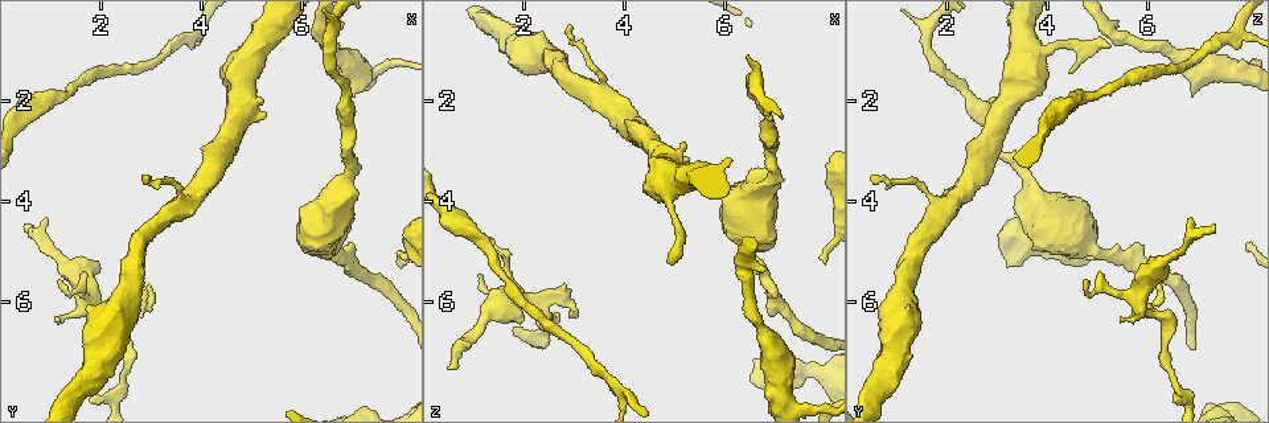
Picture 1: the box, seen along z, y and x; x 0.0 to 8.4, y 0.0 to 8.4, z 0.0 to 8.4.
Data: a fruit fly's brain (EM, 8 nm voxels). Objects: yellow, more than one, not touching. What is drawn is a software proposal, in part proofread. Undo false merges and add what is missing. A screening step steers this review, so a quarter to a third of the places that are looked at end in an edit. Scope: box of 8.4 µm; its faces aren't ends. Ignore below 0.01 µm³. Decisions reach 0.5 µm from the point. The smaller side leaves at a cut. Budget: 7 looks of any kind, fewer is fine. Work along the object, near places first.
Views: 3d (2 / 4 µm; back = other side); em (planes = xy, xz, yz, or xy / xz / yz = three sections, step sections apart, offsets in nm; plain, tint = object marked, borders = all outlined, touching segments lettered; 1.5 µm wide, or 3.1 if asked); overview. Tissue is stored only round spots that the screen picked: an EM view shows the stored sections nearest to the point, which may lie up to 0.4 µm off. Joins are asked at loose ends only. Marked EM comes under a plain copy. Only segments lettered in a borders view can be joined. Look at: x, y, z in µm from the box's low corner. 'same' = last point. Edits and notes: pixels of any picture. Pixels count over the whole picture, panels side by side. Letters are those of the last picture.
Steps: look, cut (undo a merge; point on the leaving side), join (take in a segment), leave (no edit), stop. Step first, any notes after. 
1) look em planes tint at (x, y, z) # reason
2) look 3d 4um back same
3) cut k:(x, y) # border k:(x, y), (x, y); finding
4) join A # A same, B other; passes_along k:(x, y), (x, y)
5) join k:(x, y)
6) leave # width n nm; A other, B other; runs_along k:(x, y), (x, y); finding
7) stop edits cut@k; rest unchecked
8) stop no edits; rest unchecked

look 3d 2um at (1.15, 5.55, 4.80)

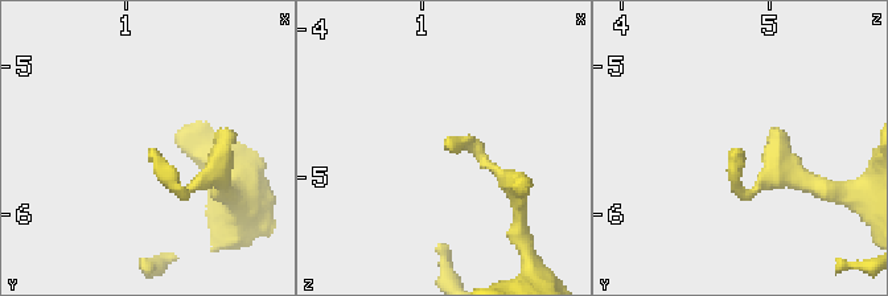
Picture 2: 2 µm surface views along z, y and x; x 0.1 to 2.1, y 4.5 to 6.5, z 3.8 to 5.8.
look em planes borders at (1.20, 5.54, 4.76)

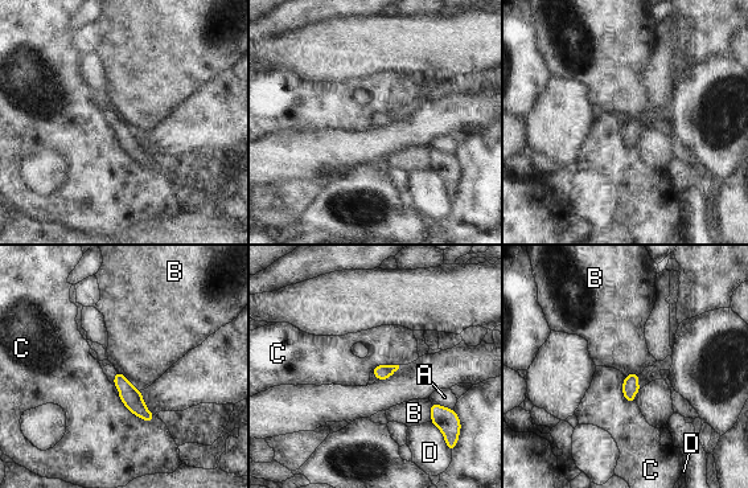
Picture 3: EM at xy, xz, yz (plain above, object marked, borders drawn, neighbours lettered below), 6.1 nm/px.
leave # A other, B other, C other, D other; border 3:(116, 370), (139, 390); no lettered segment goes on from it

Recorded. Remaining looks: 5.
look em planes borders at (3.85, 0.75, 7.65) # a fork

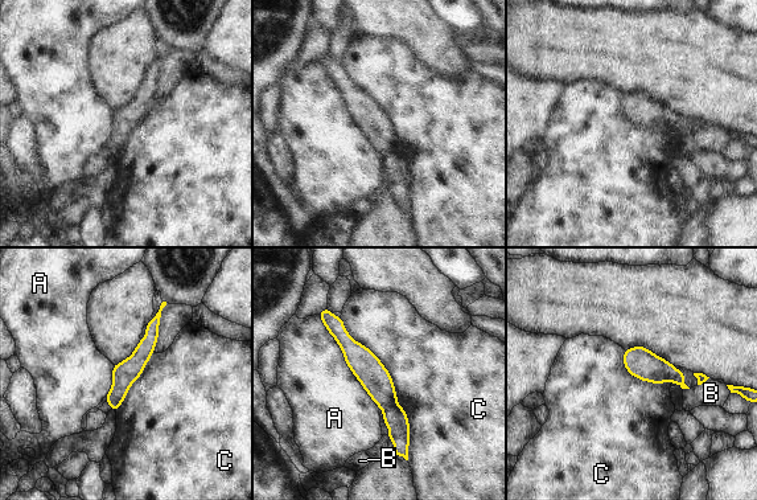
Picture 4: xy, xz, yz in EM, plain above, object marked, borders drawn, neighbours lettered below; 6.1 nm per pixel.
cut 4:(674, 376) # longest_contact C 950 nm; A other, B other, C other; a second neuron is stuck on

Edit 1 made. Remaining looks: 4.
look em planes tint at (6.85, 1.75, 2.30) # thin neck

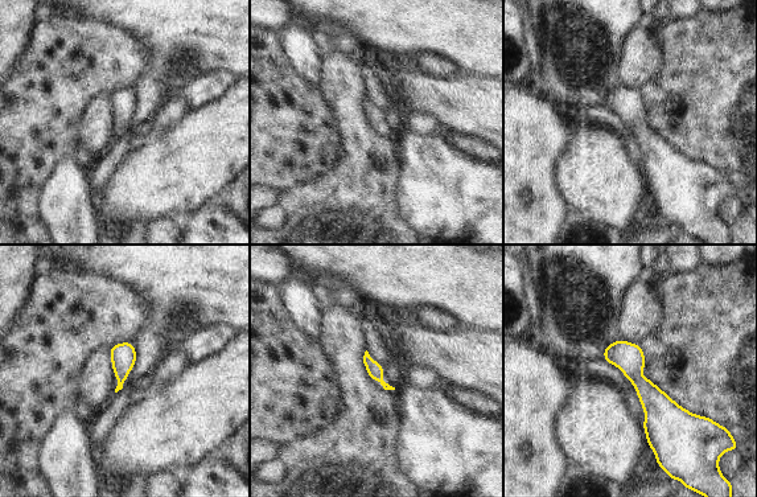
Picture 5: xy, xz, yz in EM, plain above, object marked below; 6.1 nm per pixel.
look em planes borders same

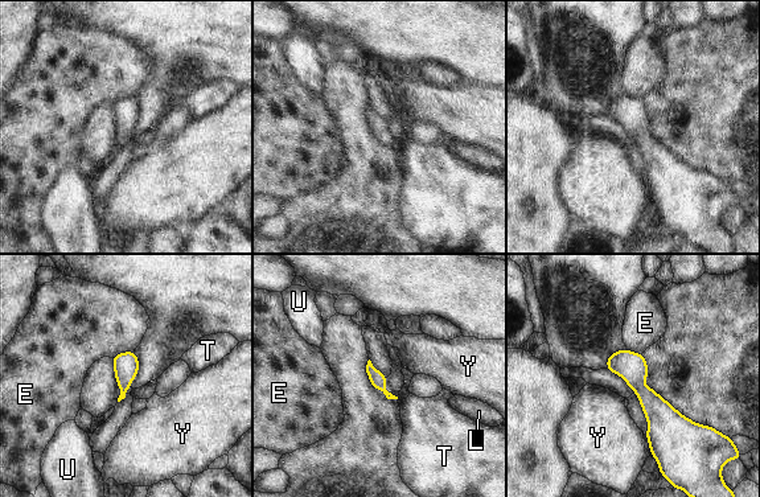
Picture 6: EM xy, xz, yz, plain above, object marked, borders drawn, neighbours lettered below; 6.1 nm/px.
leave # longest_contact E 140 nm; E other, L other, T other, U other, Y other; runs_along 6:(620, 353), (661, 415), (661, 455); one neuron here

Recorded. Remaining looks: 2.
stop edits cut@4; rest unchecked

